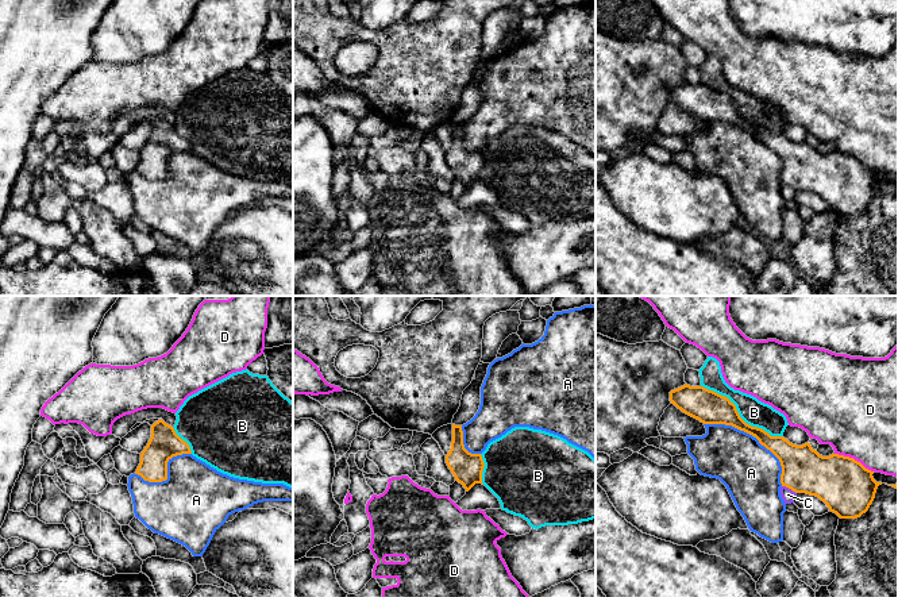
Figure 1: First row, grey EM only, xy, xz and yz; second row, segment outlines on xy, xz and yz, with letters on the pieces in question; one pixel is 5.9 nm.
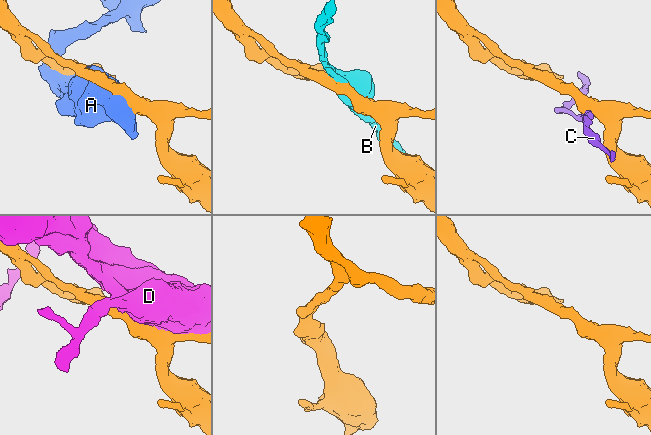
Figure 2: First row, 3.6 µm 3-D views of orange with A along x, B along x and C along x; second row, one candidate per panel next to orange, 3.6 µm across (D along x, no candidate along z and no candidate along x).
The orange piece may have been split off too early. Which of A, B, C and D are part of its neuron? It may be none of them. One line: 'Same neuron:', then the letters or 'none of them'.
Same neuron: A

